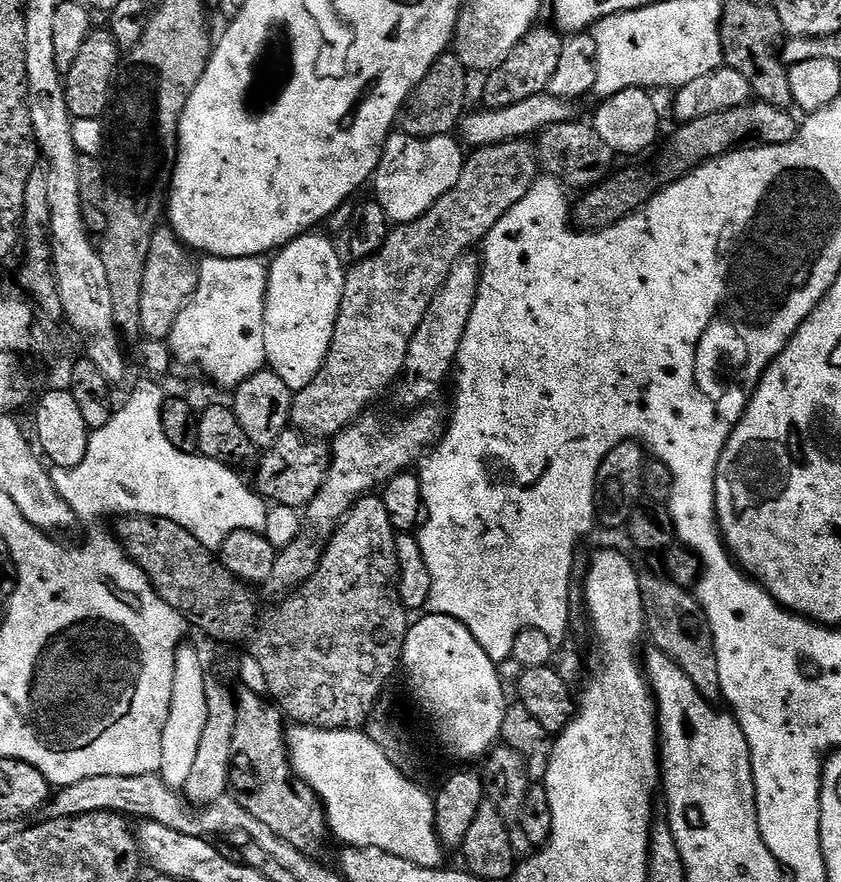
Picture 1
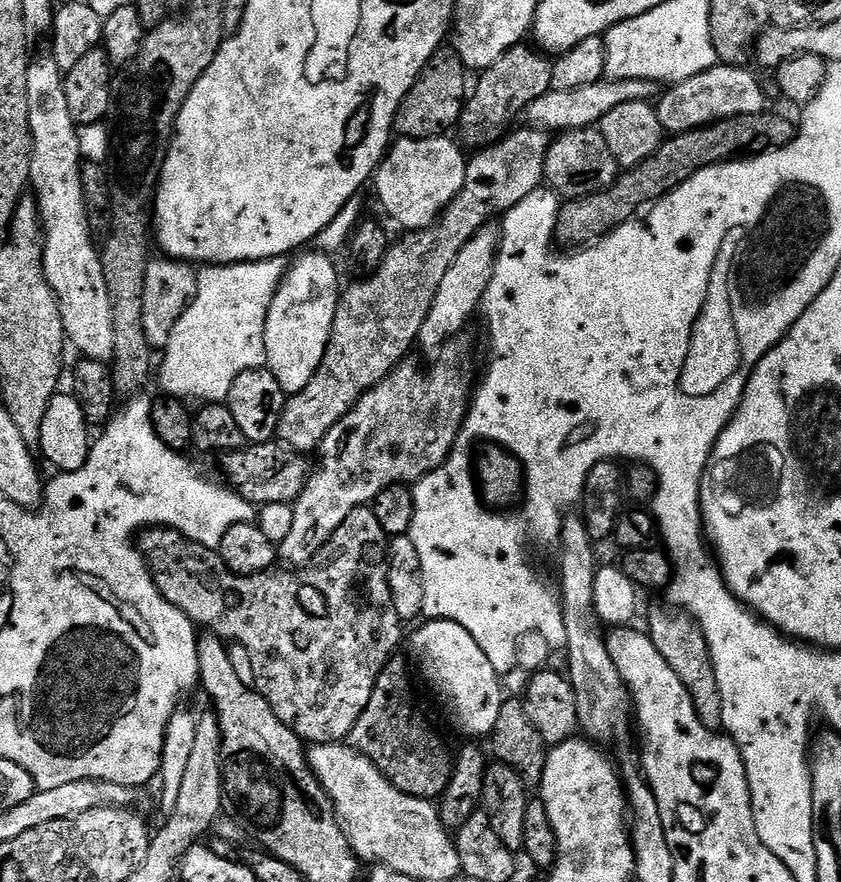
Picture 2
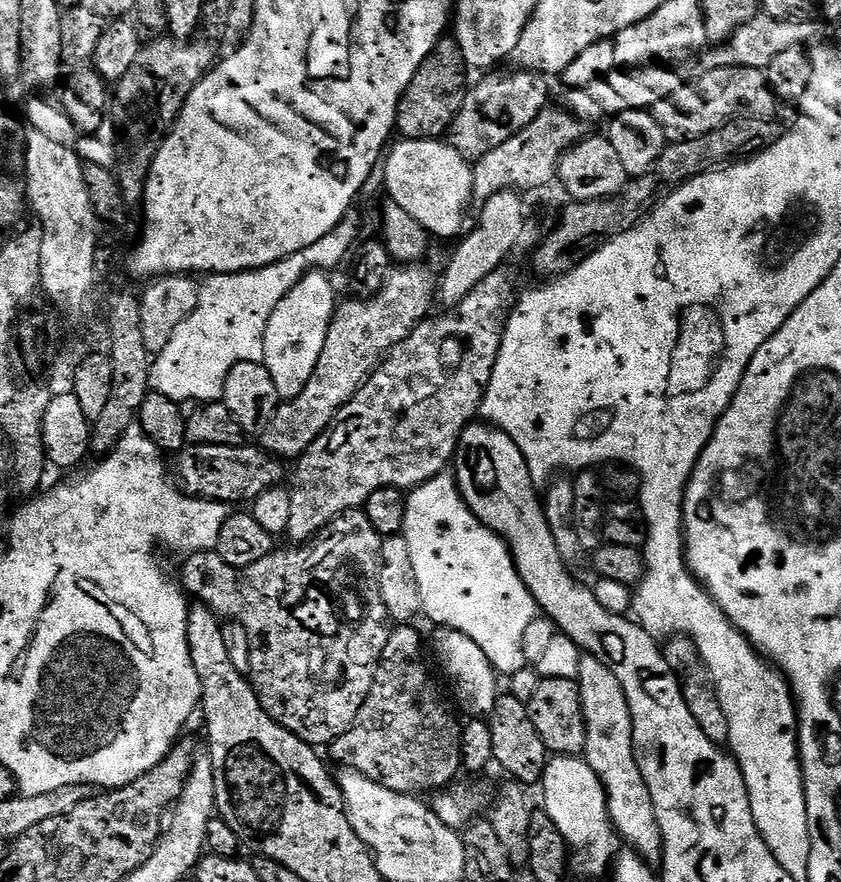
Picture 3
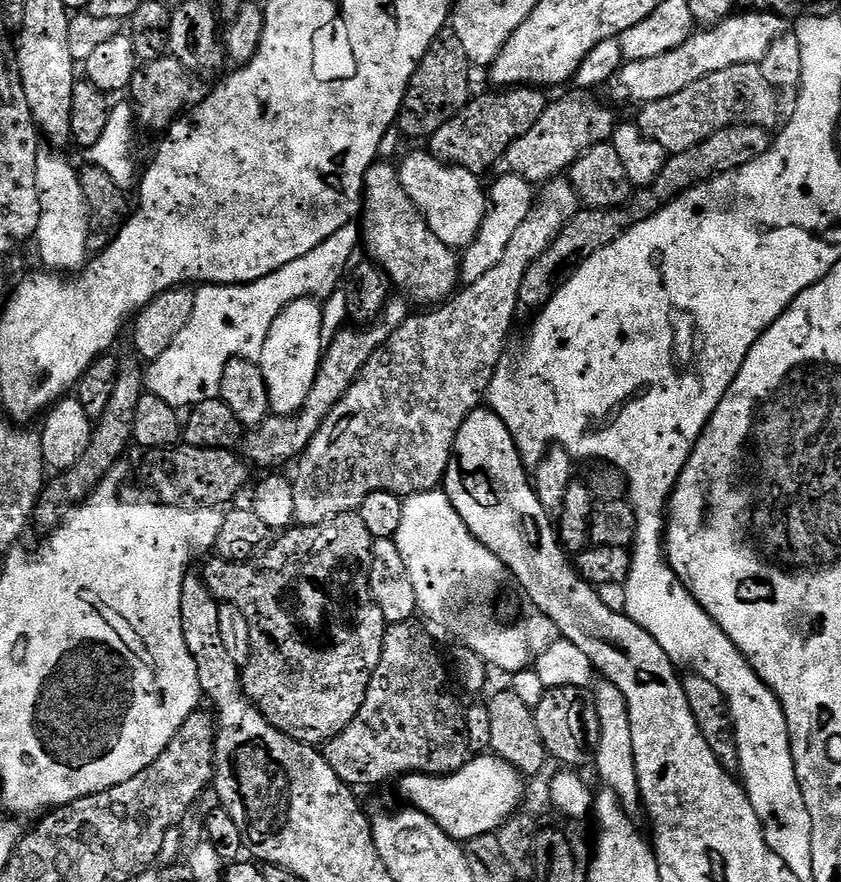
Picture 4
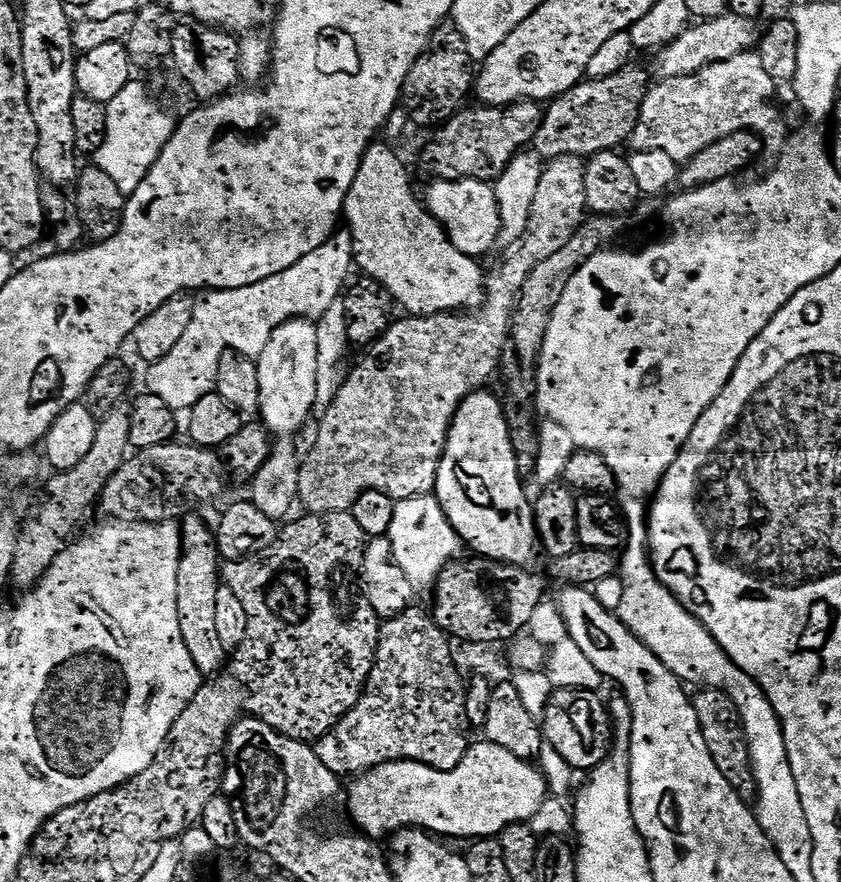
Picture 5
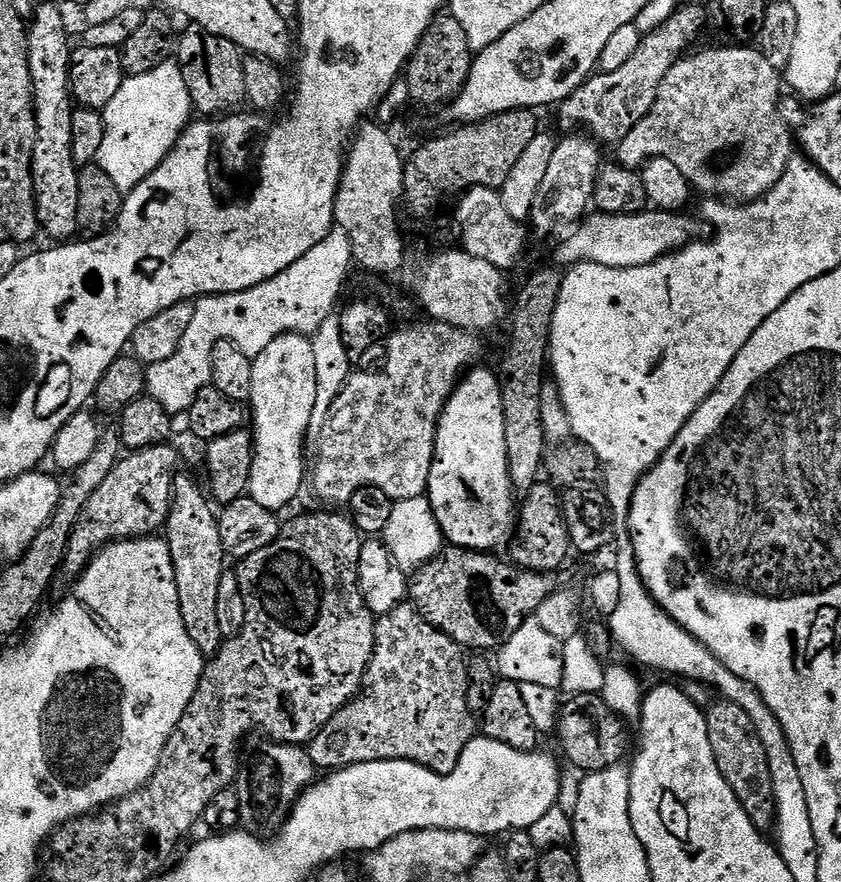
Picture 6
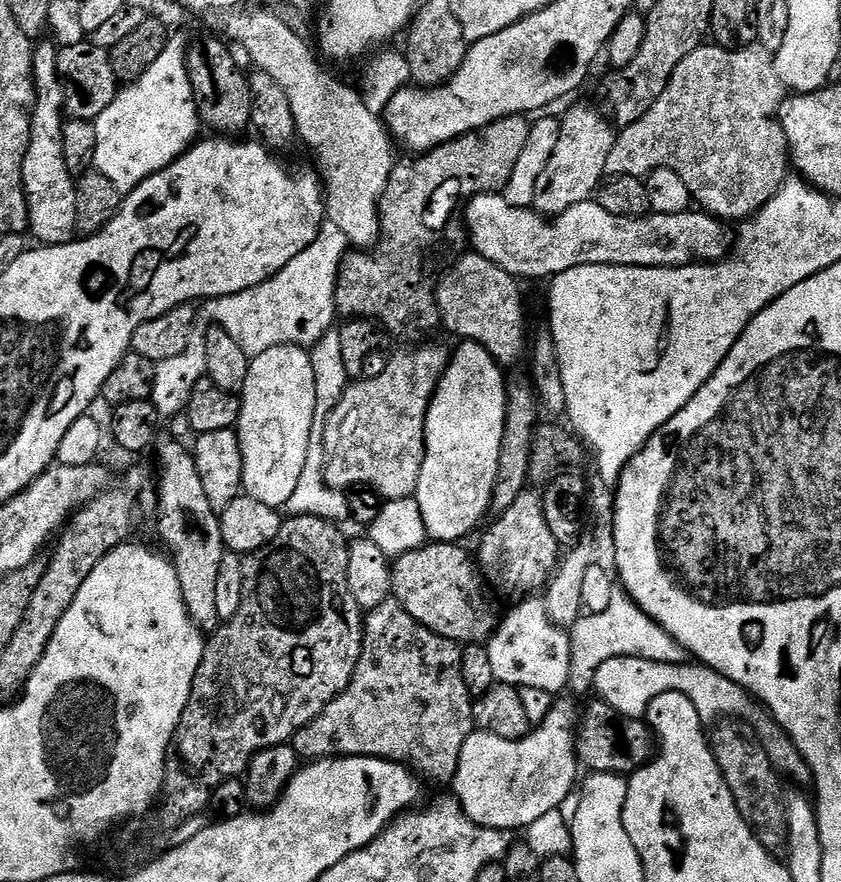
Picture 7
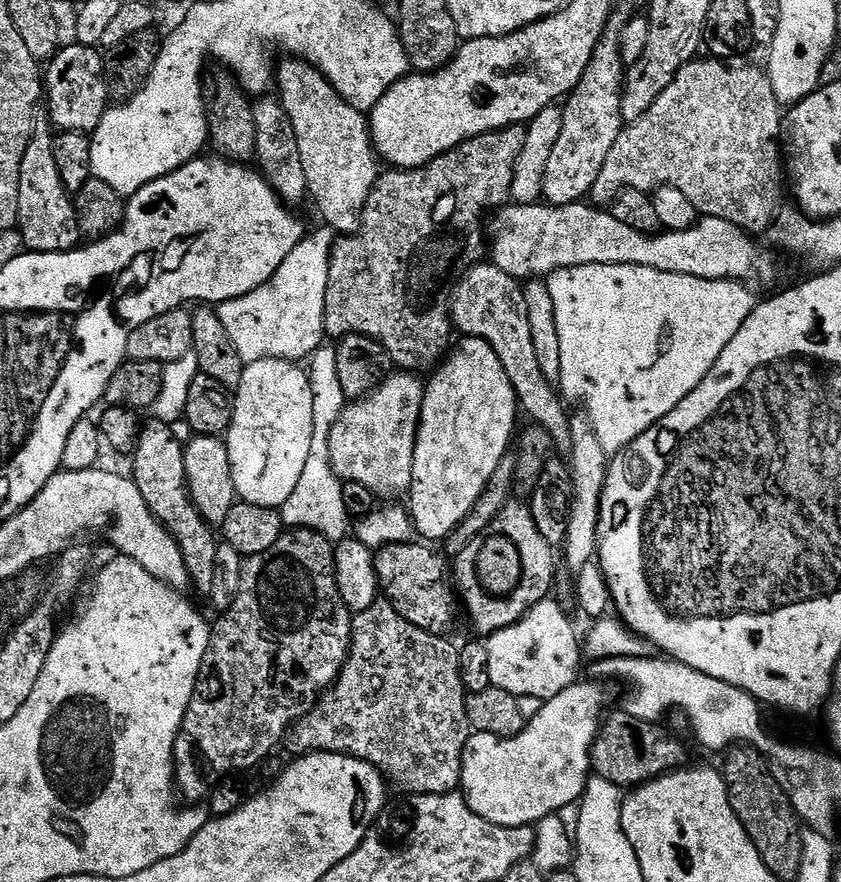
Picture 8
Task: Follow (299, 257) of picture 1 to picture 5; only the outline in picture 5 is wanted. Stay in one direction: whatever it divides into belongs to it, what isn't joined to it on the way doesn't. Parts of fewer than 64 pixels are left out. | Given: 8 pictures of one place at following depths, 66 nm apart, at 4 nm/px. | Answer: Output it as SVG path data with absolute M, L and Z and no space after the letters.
M287 320L266 342L266 350L256 360L258 390L260 391L259 419L273 437L292 436L313 415L317 385L317 335L310 320Z

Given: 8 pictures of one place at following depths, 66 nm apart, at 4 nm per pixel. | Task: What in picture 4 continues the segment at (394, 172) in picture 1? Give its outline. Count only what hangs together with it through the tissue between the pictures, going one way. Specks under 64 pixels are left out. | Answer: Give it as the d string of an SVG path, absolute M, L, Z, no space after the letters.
M431 151L412 152L398 164L401 184L413 200L434 234L455 250L463 250L476 240L484 216L490 207L486 188L480 185L481 177L455 164L446 164Z

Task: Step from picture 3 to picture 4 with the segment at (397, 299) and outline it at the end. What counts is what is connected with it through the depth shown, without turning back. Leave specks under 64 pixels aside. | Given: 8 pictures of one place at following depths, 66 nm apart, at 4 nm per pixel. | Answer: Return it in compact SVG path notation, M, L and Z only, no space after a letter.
M389 299L388 305L384 307L382 322L361 327L364 328L361 332L355 332L352 326L345 327L330 343L327 343L324 359L316 375L314 386L298 415L269 415L267 420L261 422L260 427L251 429L245 435L242 441L242 452L249 465L256 467L257 464L260 468L268 468L264 470L272 470L275 469L272 468L275 464L290 463L289 465L291 465L293 462L299 461L300 455L310 446L314 434L318 434L318 430L324 419L330 414L330 410L334 410L337 402L342 399L346 392L350 390L350 386L360 377L360 372L370 362L373 354L386 343L390 330L396 329L404 320L408 319L410 315L409 301L407 299L404 299L405 301L396 299Z

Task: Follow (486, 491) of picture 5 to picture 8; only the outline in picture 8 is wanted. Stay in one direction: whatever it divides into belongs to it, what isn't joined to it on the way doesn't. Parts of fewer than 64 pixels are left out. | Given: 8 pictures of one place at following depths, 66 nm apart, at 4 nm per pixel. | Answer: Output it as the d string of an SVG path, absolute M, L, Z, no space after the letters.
M464 336L461 341L431 373L432 381L429 379L424 389L420 425L416 431L410 515L415 531L419 535L421 532L425 536L421 537L428 542L443 541L471 514L494 470L502 462L502 458L509 455L508 443L513 443L514 433L518 428L516 391L510 378L506 378L506 370L502 370L502 362L498 362L498 354L494 354L494 346L473 336Z

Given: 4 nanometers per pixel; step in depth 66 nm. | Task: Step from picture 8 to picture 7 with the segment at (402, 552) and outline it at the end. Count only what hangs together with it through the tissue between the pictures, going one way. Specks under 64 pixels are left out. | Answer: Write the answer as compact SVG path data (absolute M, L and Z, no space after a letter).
M425 542L420 548L395 557L391 565L392 573L392 596L426 630L438 634L447 640L453 640L455 644L461 646L470 644L483 645L492 639L492 633L498 627L498 616L496 612L488 605L487 600L480 596L476 600L476 595L480 592L480 576L476 573L477 561L468 557L468 552L456 542Z

